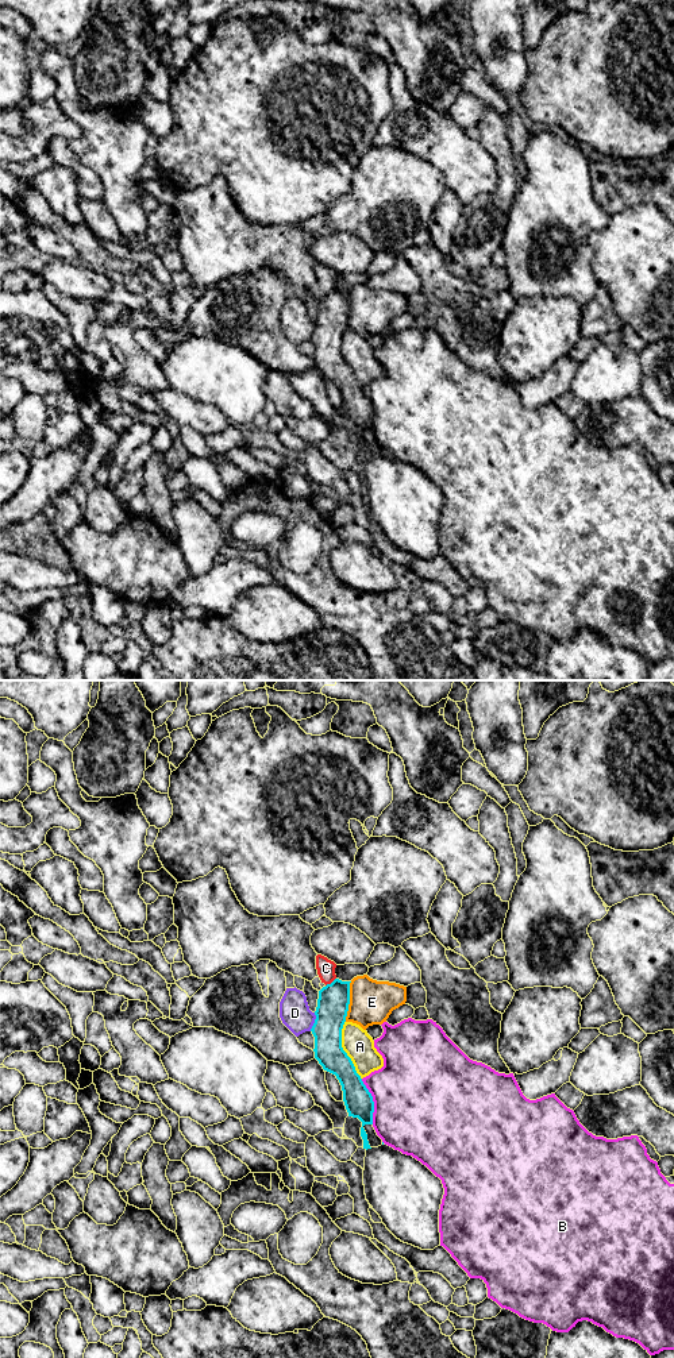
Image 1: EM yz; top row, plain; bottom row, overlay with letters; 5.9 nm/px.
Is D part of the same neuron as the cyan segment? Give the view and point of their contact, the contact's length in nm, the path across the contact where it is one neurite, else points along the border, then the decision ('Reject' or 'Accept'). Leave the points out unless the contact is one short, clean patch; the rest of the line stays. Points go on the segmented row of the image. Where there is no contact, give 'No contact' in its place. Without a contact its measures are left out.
Touches cyan at yz (315, 1022). Shared border 120 nm. Reject

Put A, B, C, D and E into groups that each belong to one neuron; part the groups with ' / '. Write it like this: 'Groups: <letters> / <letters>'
Groups: A / B / C / D / E

